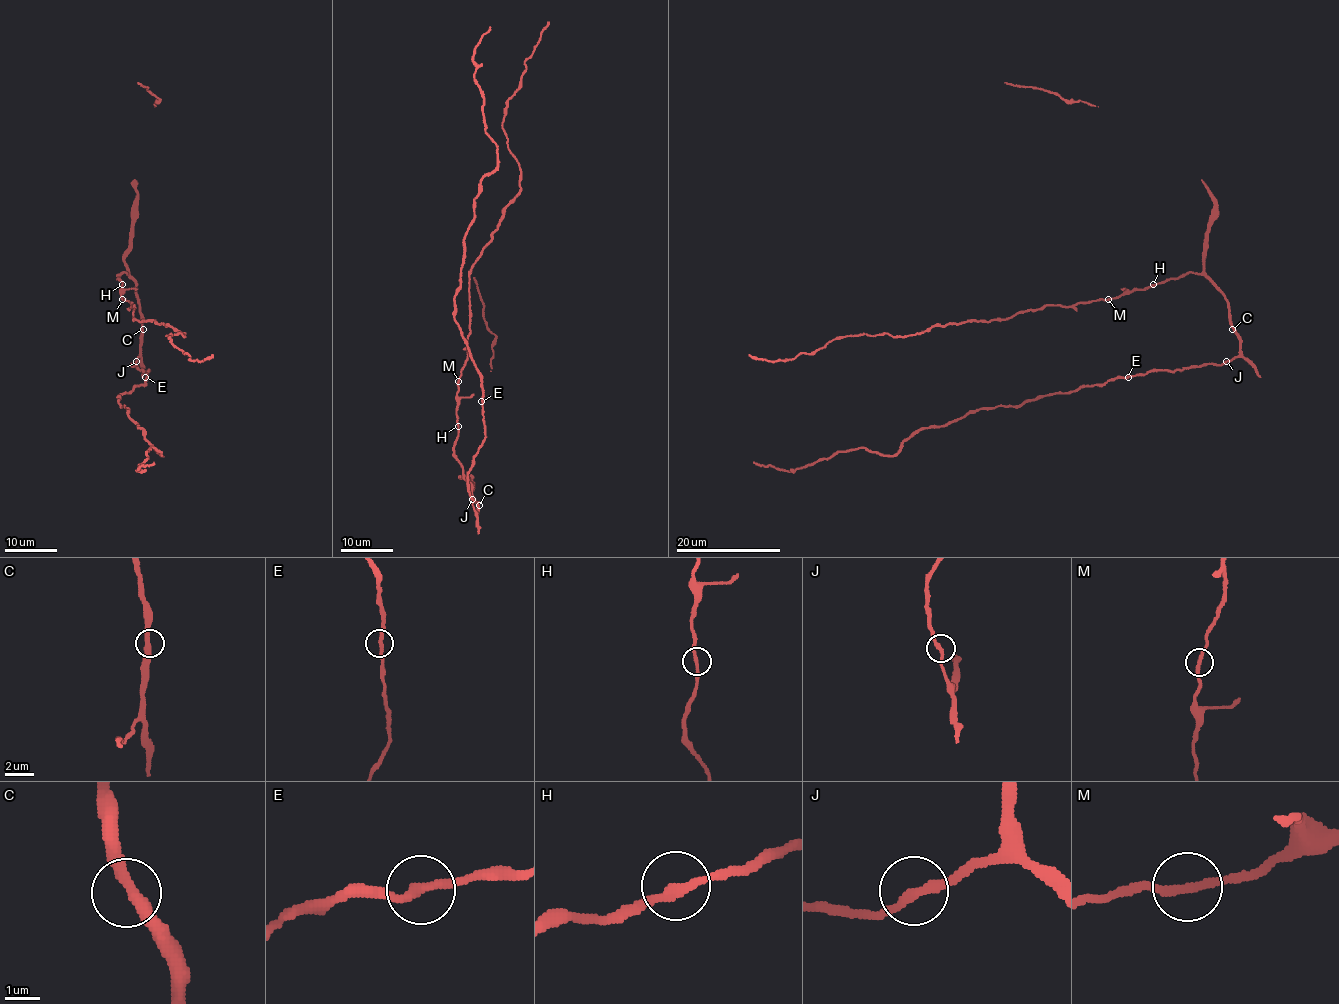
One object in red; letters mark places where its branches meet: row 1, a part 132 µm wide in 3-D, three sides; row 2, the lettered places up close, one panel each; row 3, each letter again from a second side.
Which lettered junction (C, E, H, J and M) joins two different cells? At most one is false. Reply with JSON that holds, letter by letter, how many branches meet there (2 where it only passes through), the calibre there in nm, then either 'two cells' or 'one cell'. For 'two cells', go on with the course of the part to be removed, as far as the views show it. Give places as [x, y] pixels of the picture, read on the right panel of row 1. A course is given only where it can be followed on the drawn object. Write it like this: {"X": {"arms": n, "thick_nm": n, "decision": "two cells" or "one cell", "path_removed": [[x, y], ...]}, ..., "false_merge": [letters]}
{"C": {"arms": 2, "thick_nm": 360, "decision": "one cell"}, "E": {"arms": 2, "thick_nm": 240, "decision": "one cell"}, "H": {"arms": 2, "thick_nm": 240, "decision": "one cell"}, "J": {"arms": 2, "thick_nm": 240, "decision": "one cell"}, "M": {"arms": 2, "thick_nm": 240, "decision": "one cell"}, "false_merge": []}

